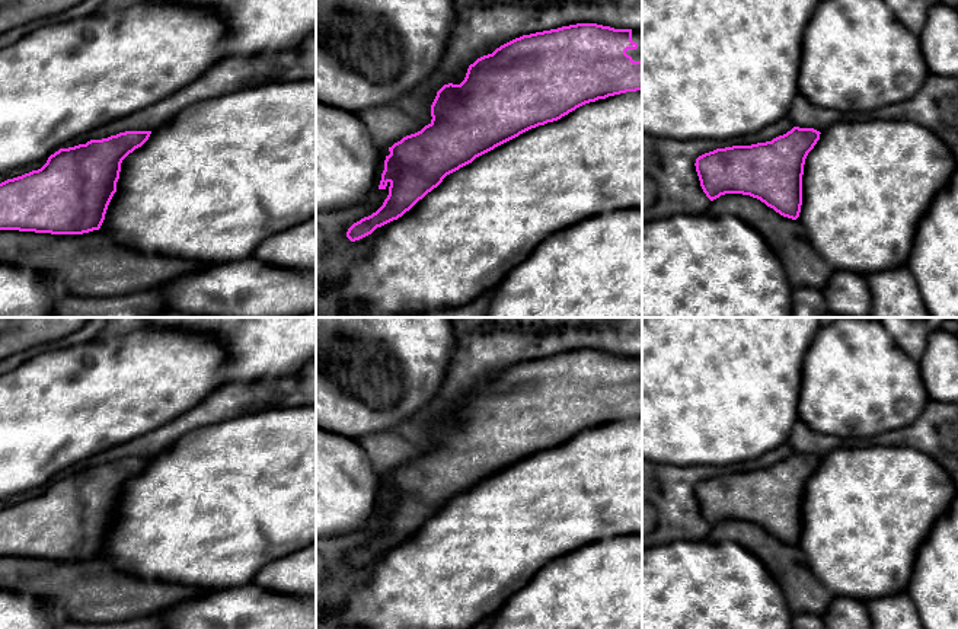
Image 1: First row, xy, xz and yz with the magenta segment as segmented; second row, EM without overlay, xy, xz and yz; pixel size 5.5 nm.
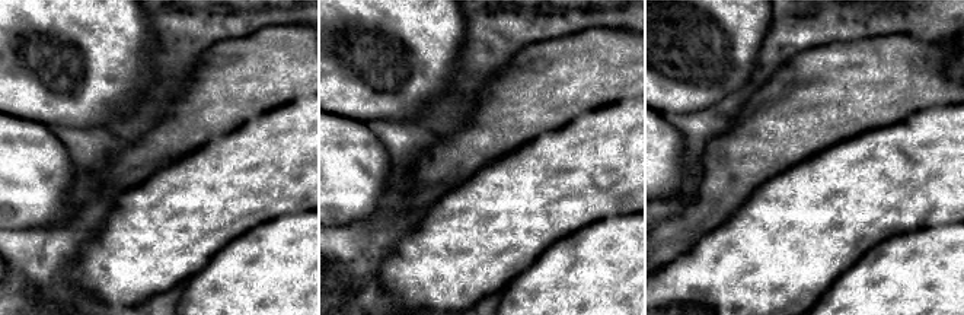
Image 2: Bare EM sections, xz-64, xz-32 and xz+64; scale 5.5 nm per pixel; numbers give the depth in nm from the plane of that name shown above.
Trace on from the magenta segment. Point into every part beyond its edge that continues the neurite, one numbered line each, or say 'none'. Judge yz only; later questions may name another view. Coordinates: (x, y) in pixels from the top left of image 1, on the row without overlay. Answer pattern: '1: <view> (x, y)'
none

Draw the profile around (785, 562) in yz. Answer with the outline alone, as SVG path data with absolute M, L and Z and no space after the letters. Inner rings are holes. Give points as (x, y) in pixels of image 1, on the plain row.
M725 520L710 527L708 540L732 540L756 555L780 585L792 614L823 616L834 597L809 569L798 545L783 543L757 524Z

